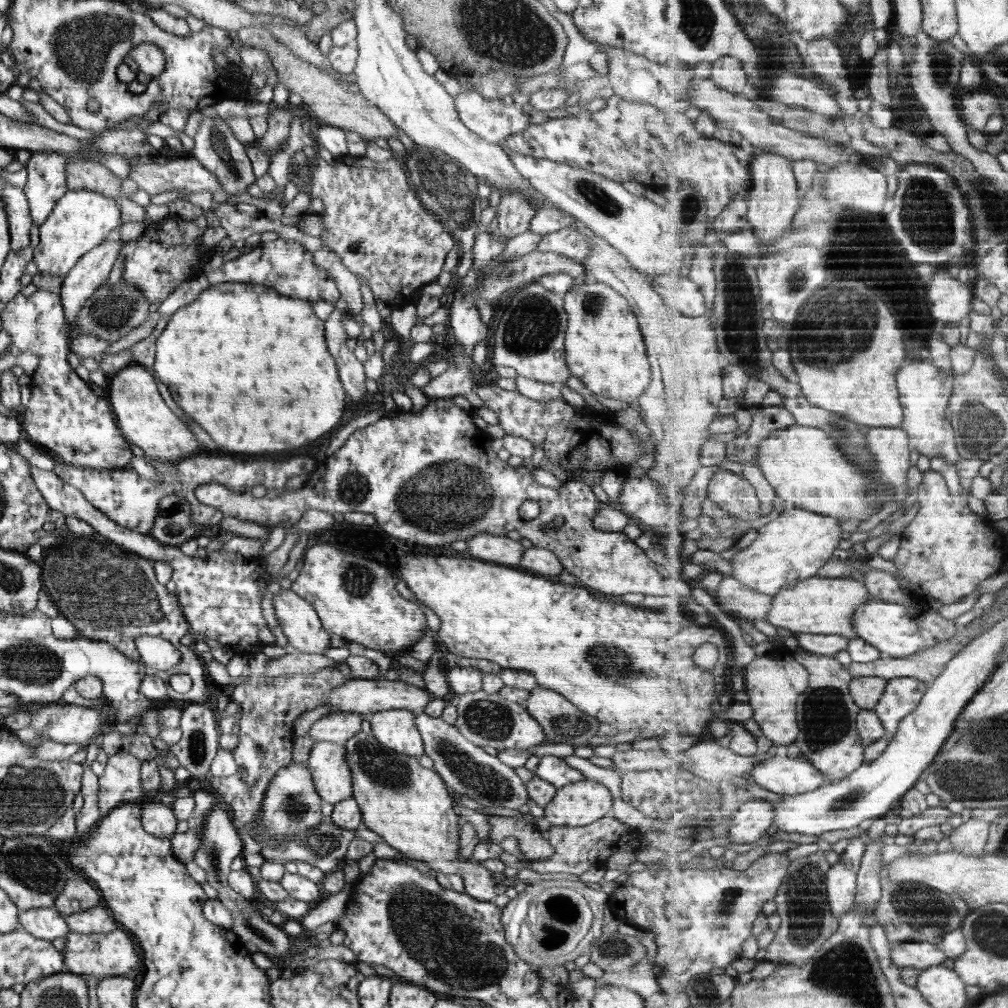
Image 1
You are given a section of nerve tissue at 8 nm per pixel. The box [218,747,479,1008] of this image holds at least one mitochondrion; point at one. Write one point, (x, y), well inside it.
(318, 843)

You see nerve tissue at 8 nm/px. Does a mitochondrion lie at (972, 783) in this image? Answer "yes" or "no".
yes

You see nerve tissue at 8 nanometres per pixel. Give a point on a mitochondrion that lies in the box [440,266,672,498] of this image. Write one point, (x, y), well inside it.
(531, 325)

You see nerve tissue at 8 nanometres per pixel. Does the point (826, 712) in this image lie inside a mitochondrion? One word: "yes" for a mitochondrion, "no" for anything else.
yes

